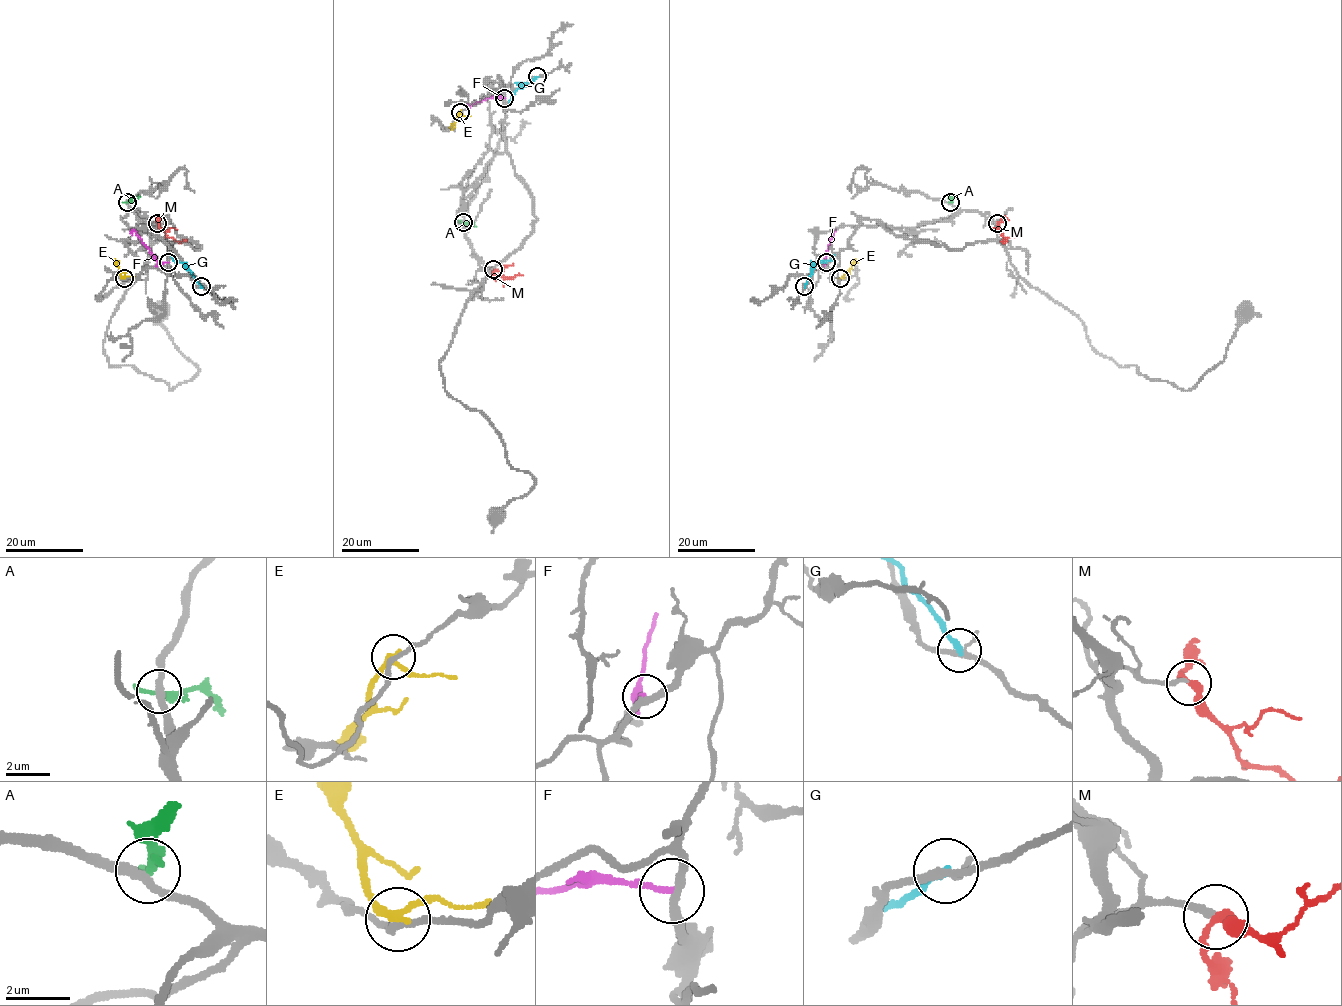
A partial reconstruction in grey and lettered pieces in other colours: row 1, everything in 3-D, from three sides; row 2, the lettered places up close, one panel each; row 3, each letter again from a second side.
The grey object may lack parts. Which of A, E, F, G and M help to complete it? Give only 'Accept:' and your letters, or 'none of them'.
Accept: M

